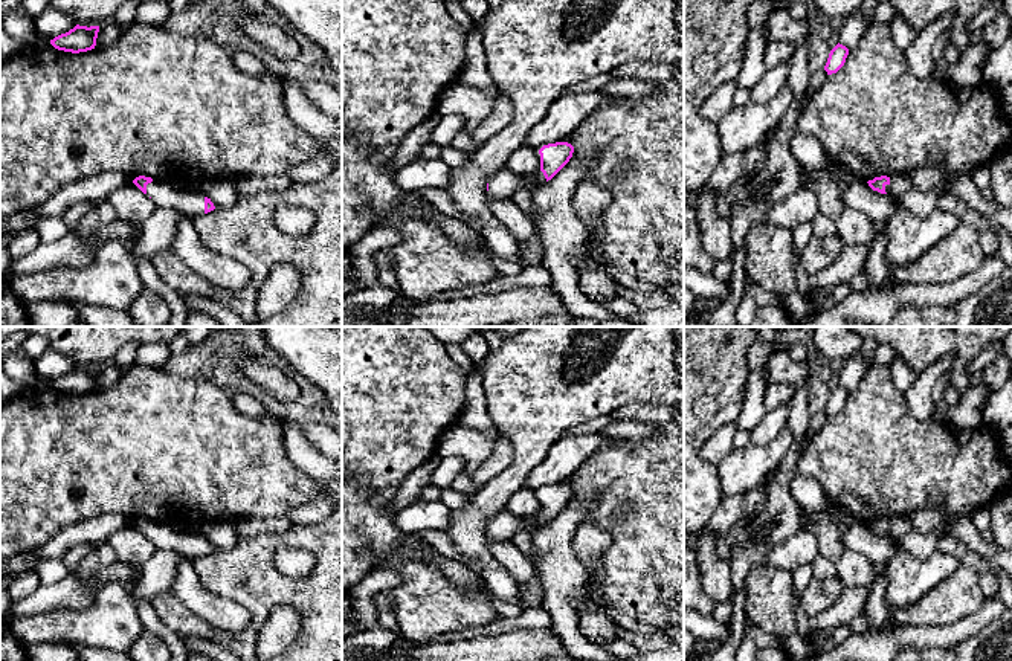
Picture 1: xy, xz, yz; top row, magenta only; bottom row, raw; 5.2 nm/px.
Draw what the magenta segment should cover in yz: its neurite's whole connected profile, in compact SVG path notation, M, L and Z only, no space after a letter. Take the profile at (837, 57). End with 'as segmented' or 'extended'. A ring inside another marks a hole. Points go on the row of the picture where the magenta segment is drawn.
M838 43L830 50L827 63L824 66L827 75L836 73L844 66L847 55L849 55L849 49Z | as segmented

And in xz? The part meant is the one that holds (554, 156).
M568 142L543 145L539 150L540 171L533 176L519 176L507 168L499 169L487 183L487 195L498 202L513 202L519 189L536 189L551 180L572 157L574 147Z | extended

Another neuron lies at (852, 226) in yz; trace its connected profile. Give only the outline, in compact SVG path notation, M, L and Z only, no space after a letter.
M846 208L835 220L836 235L844 244L870 247L875 240L873 221L862 212Z

